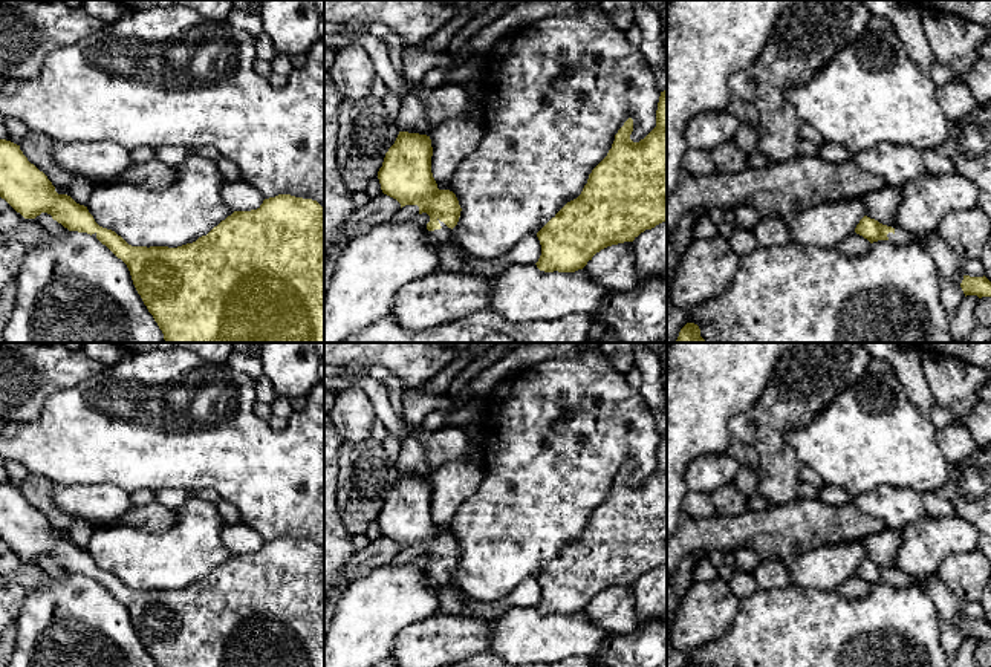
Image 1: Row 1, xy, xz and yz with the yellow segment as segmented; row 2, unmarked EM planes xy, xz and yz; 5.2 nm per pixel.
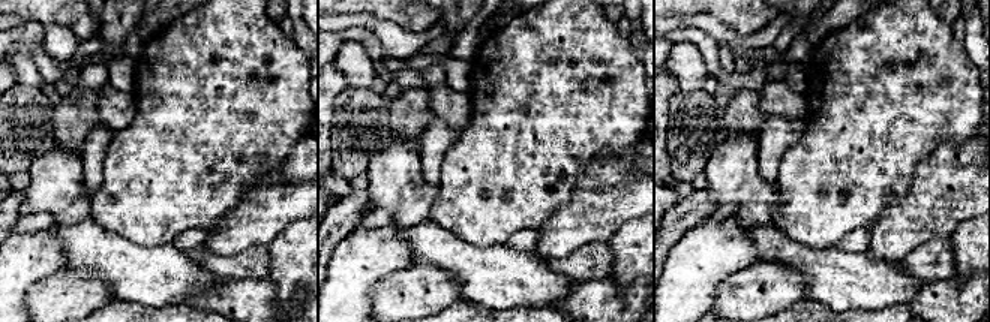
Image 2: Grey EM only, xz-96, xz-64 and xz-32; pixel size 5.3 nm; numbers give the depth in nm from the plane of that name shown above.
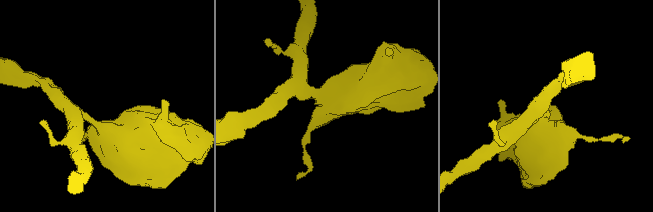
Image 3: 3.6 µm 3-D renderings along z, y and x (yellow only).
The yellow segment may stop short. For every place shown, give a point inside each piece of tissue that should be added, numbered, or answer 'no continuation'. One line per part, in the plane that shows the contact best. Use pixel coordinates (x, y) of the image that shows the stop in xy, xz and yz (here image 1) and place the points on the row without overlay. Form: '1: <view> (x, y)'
1: xz (445, 577)

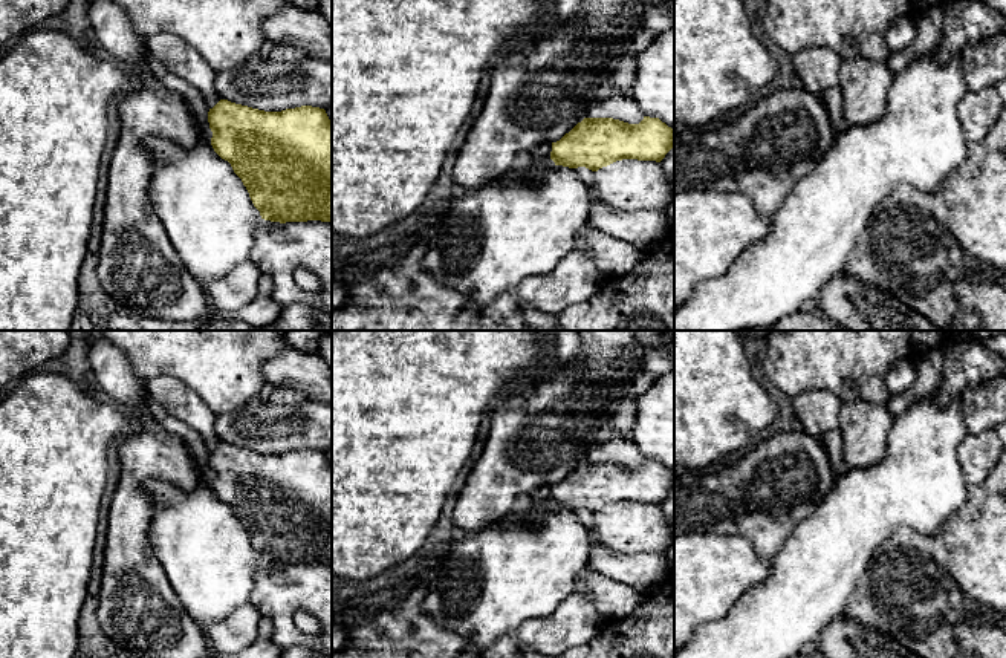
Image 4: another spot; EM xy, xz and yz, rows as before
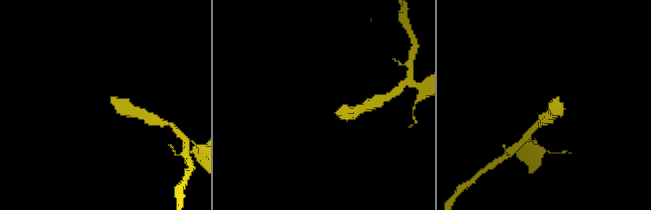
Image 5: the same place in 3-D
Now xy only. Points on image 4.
no continuation

